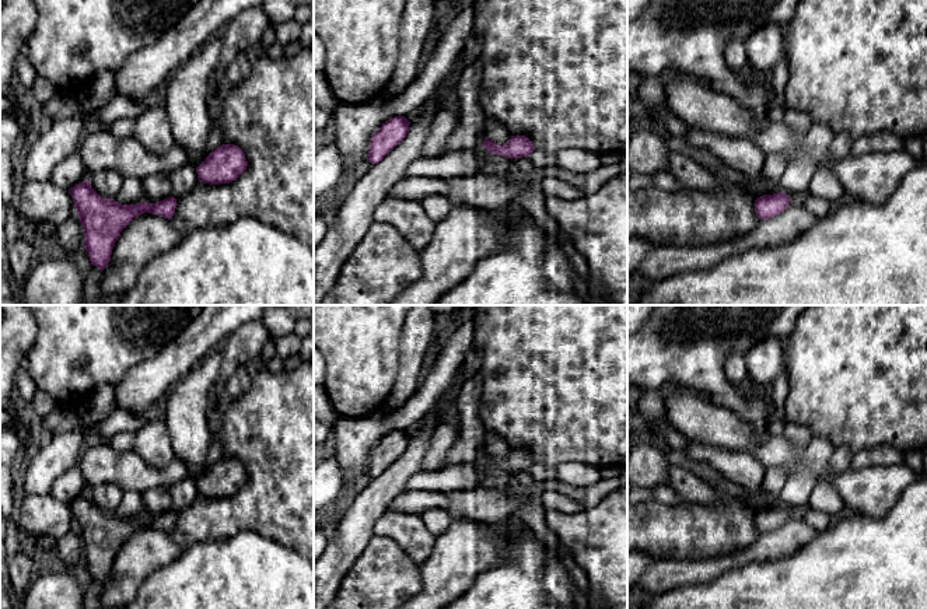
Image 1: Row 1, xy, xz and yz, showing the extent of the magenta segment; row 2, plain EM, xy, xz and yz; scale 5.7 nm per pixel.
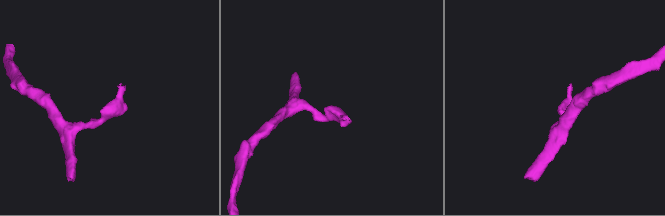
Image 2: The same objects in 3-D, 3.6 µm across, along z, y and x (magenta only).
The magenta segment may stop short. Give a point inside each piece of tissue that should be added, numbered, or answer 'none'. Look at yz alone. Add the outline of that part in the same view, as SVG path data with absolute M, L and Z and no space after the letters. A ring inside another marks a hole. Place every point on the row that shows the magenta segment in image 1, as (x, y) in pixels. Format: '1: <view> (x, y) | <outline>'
none

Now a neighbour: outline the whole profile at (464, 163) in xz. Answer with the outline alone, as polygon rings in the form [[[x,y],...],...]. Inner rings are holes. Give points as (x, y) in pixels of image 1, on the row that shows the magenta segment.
[[[480,146],[458,150],[438,157],[421,157],[406,169],[406,176],[421,178],[471,178],[483,174],[489,151]]]

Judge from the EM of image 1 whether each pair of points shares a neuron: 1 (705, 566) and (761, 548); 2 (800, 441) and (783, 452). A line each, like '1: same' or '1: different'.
1: same
2: different

